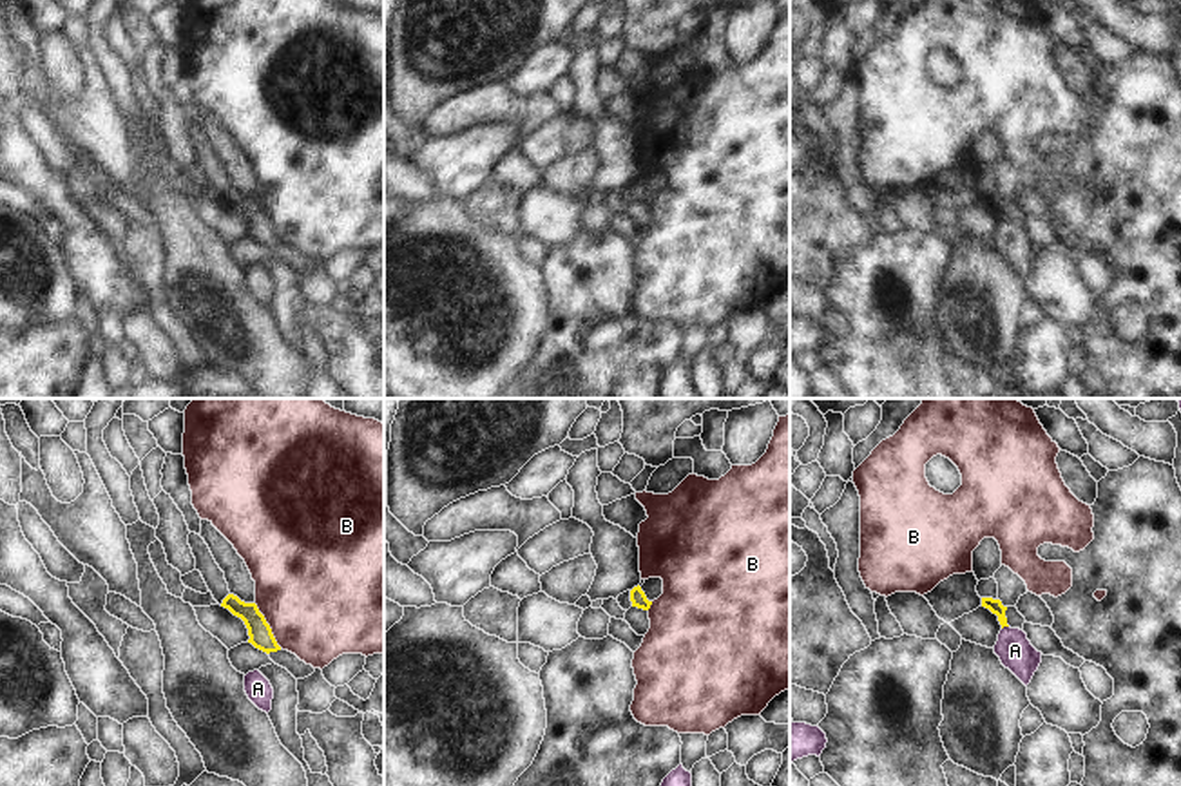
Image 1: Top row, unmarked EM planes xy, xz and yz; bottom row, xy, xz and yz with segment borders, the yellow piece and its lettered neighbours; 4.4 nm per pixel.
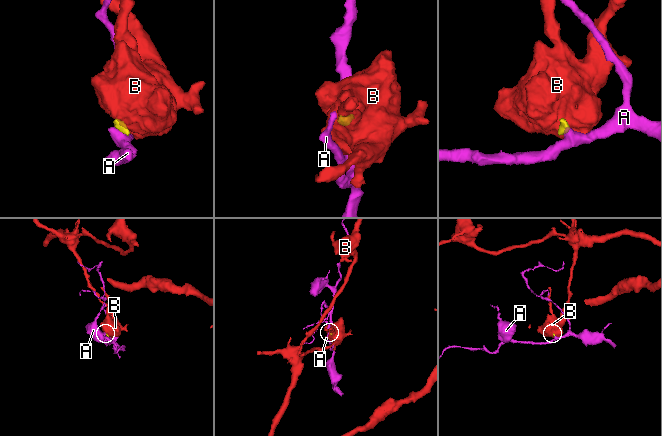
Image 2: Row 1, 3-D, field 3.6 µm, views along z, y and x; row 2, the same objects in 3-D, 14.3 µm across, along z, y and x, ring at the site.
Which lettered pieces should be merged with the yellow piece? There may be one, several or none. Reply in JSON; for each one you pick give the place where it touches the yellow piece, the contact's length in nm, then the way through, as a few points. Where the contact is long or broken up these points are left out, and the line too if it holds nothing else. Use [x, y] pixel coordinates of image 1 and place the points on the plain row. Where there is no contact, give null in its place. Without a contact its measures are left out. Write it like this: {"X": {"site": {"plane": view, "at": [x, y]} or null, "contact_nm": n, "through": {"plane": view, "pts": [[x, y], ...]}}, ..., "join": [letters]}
{"join": []}

